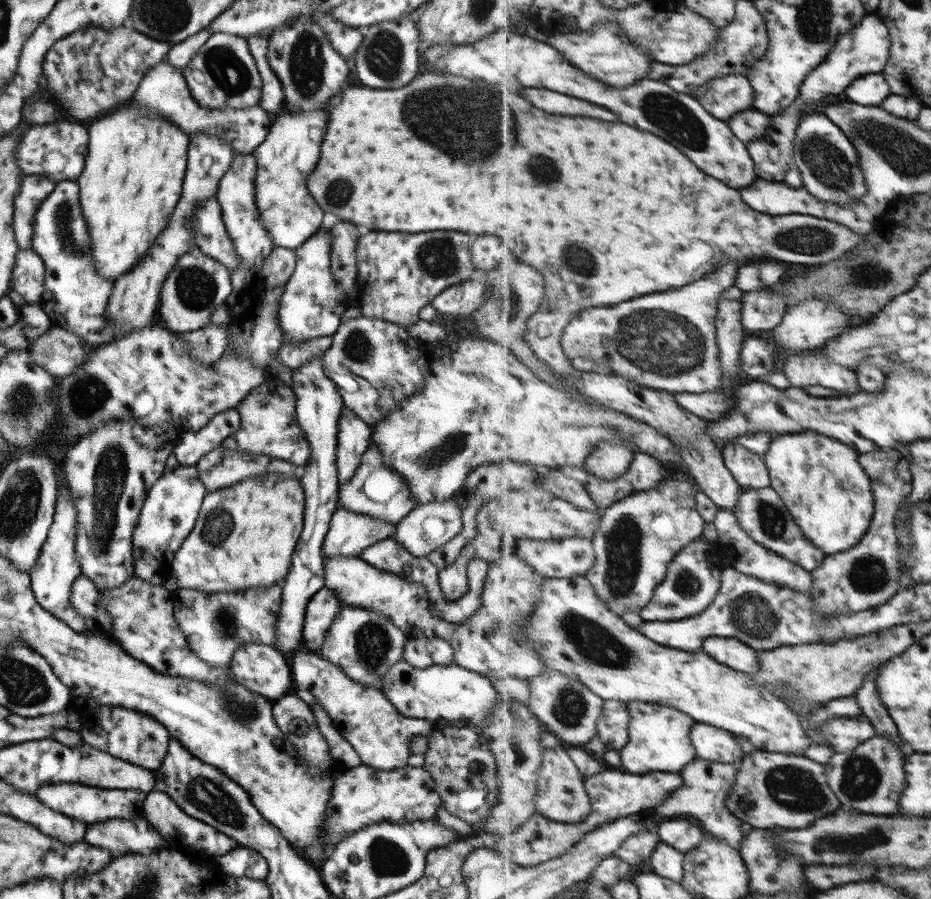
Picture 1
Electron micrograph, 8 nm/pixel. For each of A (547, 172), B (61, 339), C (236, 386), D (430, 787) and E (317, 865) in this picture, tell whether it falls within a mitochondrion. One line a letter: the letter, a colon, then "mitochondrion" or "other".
A: mitochondrion
B: other
C: other
D: other
E: other

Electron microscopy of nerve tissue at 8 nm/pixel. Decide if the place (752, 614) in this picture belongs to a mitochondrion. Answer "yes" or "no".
yes

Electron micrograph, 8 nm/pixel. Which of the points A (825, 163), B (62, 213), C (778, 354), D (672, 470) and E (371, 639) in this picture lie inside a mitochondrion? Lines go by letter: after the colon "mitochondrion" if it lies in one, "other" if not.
A: mitochondrion
B: mitochondrion
C: other
D: other
E: mitochondrion

